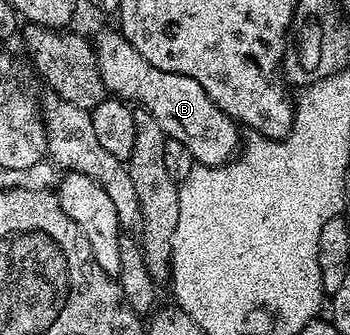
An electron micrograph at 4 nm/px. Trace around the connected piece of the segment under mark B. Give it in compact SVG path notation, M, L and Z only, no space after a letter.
M117 31L101 33L97 41L95 37L95 50L106 90L126 103L151 111L166 138L183 143L183 147L191 151L196 164L228 165L234 160L239 149L238 122L228 117L209 98L207 91L195 83L195 79L175 71L159 71L159 67L151 67L151 63L147 63L147 59L143 59L143 55L139 55L129 40Z

